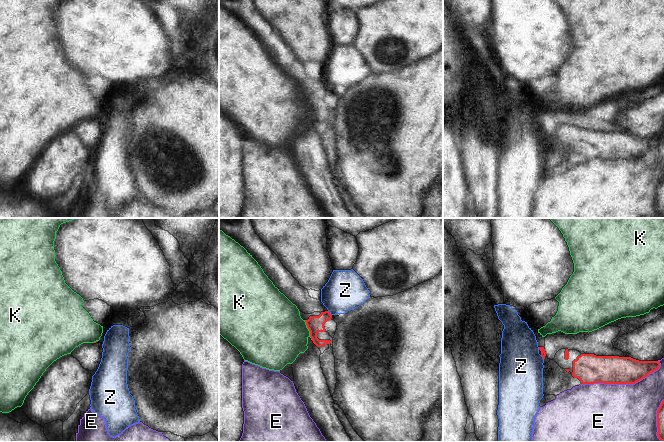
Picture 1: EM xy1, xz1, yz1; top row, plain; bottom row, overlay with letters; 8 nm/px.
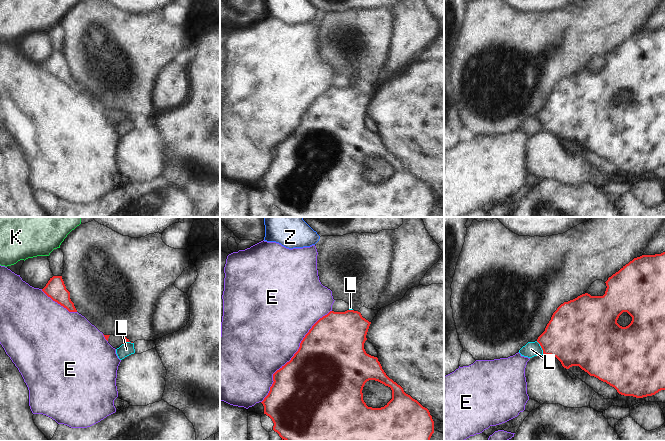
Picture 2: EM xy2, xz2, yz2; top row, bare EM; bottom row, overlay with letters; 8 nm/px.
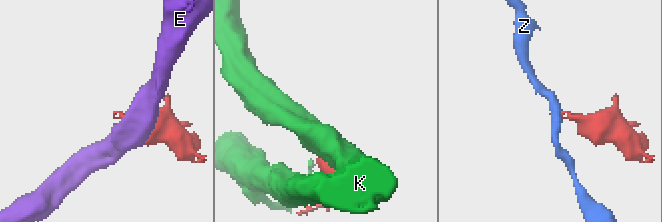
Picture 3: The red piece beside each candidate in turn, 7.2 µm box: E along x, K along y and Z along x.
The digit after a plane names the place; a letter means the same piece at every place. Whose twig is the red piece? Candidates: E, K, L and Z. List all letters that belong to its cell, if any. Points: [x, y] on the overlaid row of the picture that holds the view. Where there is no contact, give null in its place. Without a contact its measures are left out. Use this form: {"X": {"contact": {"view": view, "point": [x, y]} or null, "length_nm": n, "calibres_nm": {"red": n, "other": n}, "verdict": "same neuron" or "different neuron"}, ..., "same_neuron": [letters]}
{"E": {"contact": {"view": "xz2", "point": [293, 356]}, "length_nm": 950, "calibres_nm": {"red": 500, "other": 500}, "verdict": "different neuron"}, "K": {"contact": {"view": "xz1", "point": [309, 330]}, "length_nm": 170, "calibres_nm": {"red": 140, "other": 440}, "verdict": "different neuron"}, "L": {"contact": {"view": "yz2", "point": [541, 347]}, "length_nm": 120, "calibres_nm": {"red": 420, "other": 120}, "verdict": "different neuron"}, "Z": {"contact": {"view": "xz1", "point": [329, 313]}, "length_nm": 50, "calibres_nm": {"red": 140, "other": 320}, "verdict": "different neuron"}, "same_neuron": []}

